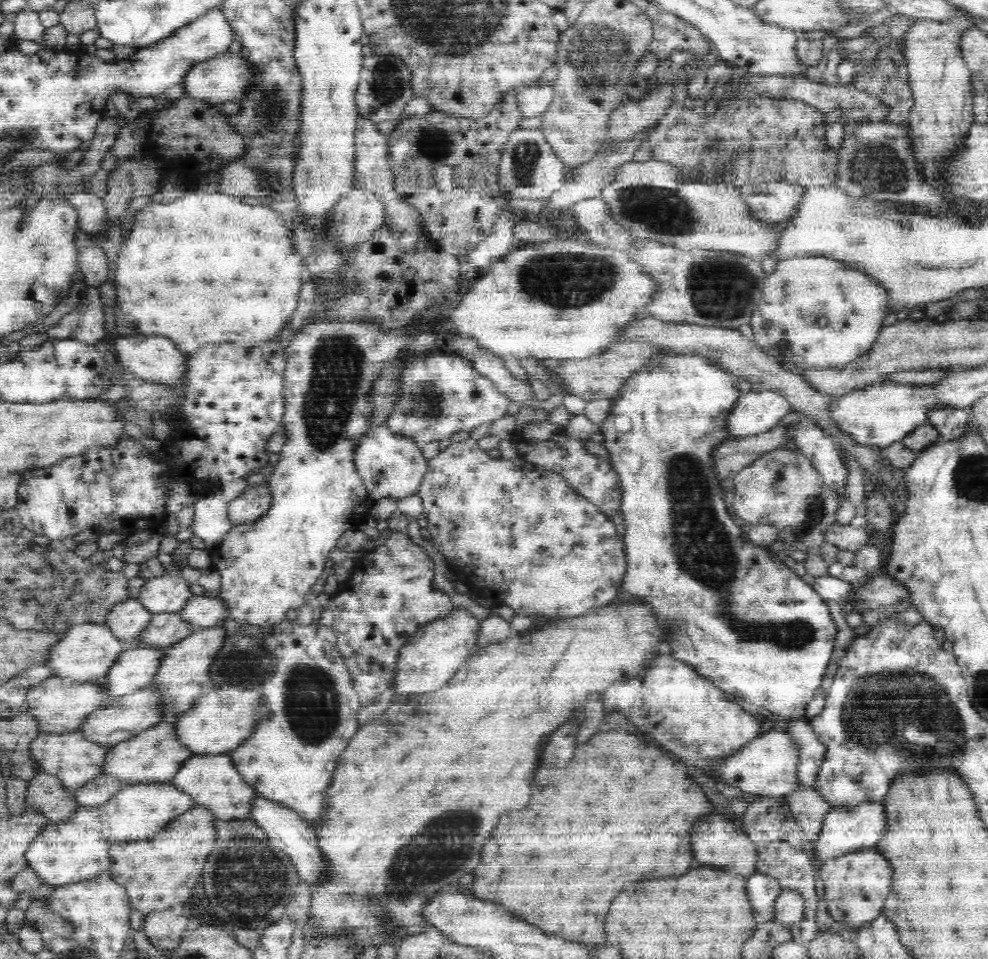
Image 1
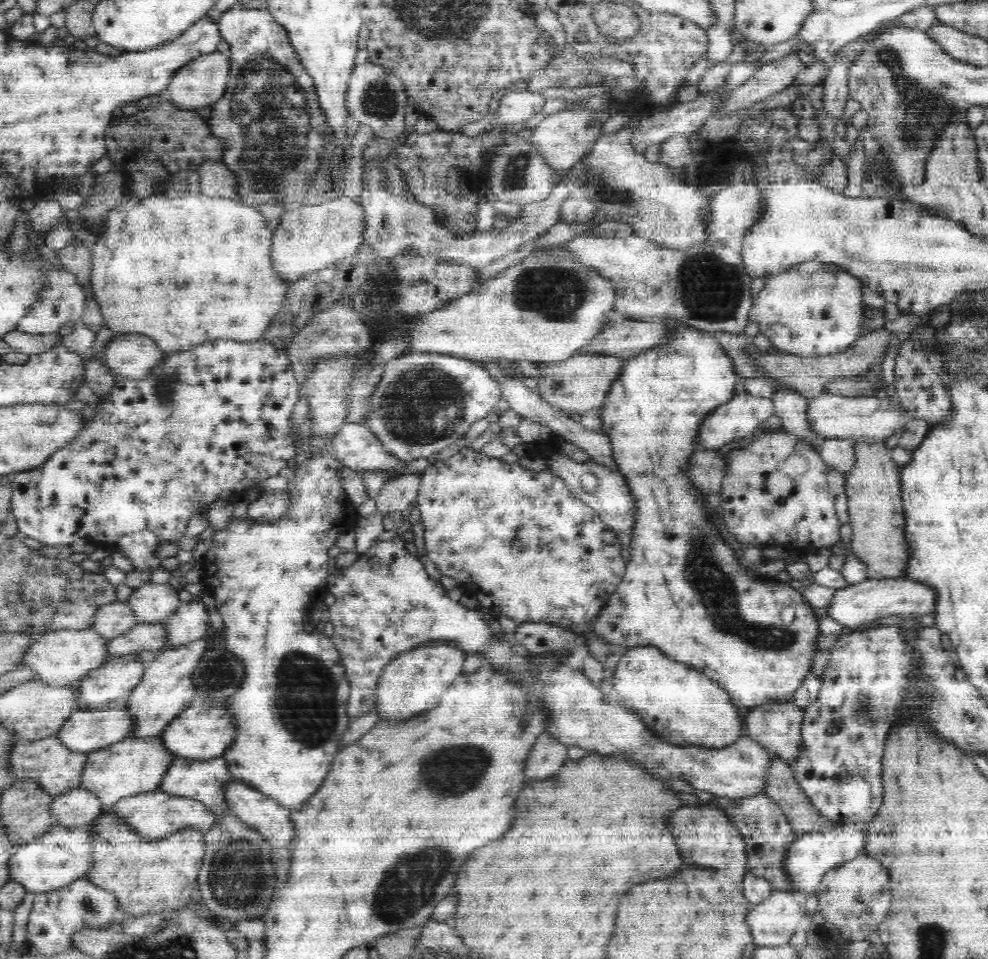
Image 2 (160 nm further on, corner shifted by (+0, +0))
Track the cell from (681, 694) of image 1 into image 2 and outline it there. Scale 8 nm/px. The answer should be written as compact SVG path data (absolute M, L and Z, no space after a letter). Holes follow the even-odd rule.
M633 647L621 653L612 681L612 701L633 711L647 730L675 747L720 750L746 735L745 709L694 667L670 660L659 648Z

